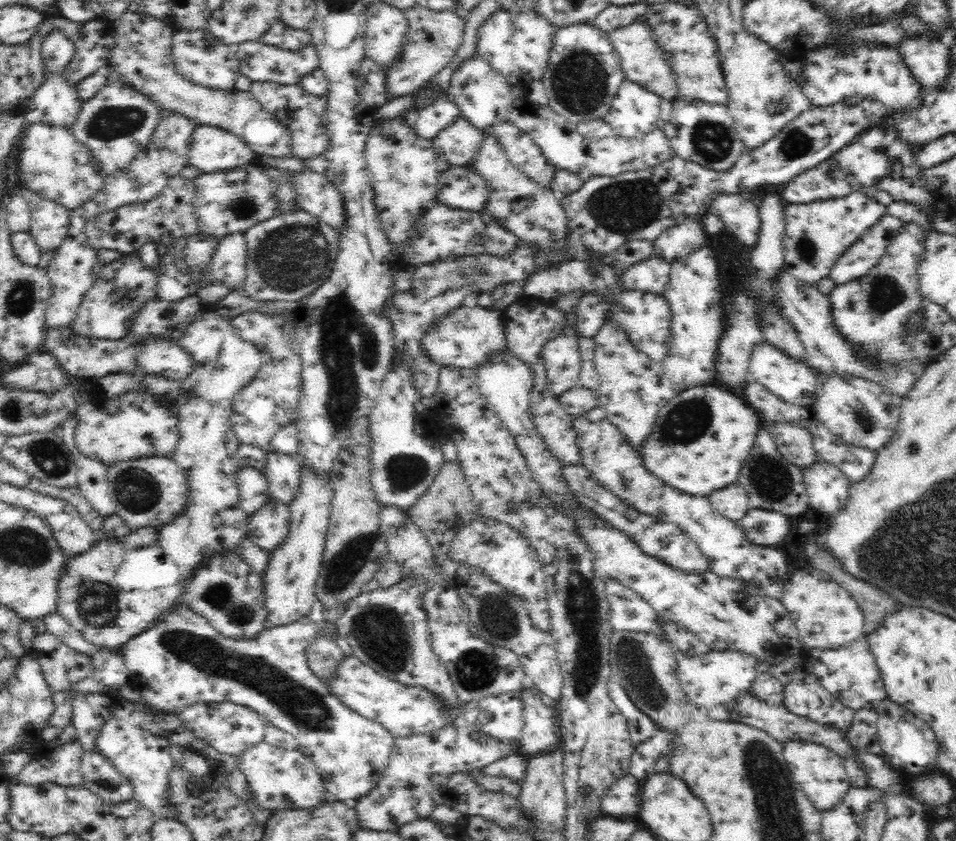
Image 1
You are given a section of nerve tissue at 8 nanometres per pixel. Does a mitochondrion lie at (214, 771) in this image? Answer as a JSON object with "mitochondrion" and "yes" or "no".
{"mitochondrion":"no"}

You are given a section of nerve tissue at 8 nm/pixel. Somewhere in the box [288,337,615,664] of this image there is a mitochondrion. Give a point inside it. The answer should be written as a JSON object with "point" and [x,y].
{"point":[345,567]}

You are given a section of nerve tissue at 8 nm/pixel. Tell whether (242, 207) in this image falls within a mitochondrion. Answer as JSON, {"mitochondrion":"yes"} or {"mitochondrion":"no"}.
{"mitochondrion":"yes"}

